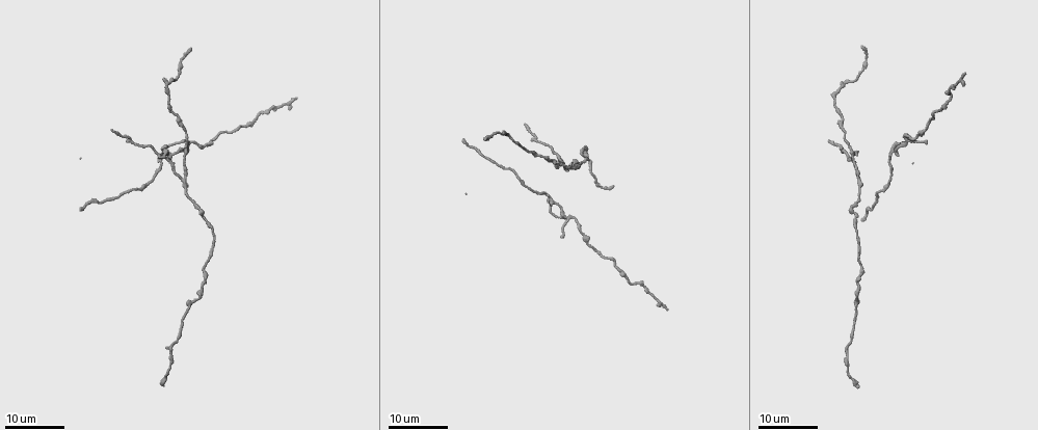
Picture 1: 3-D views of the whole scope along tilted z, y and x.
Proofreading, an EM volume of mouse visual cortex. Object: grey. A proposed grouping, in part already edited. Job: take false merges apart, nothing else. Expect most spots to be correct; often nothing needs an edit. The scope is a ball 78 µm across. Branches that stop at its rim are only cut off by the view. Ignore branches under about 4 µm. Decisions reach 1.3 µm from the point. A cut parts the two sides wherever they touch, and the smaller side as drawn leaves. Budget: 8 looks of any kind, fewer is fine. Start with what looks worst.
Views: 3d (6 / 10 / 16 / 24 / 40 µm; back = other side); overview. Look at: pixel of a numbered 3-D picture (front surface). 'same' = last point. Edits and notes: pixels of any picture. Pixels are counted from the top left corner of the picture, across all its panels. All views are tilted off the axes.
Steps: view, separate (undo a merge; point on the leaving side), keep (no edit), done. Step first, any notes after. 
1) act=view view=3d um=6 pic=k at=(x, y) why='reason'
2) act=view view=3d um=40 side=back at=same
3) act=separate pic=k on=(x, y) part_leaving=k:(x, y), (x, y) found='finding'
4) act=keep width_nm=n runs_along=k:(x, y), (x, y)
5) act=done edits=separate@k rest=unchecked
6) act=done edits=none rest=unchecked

act=view view=3d um=16 pic=1 at=(202, 213) why='thick turns thin'

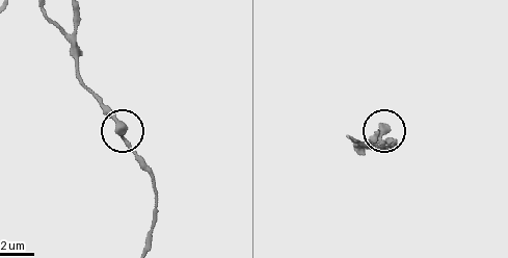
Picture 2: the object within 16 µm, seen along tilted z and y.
act=view view=3d um=10 pic=2 at=(382, 128)

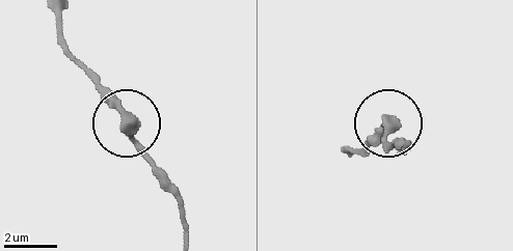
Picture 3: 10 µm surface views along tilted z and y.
act=keep runs_along=3:(55, 11), (65, 51), (158, 167) found='all the same cell'

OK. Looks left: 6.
act=view view=3d um=16 pic=1 at=(178, 174)

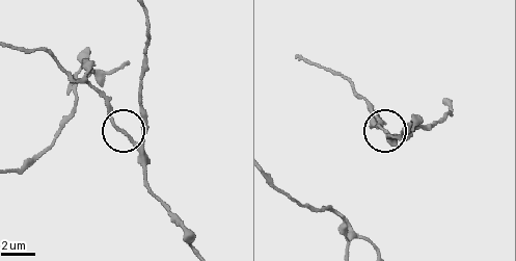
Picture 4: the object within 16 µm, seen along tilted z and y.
act=view view=3d um=6 pic=4 at=(125, 136)

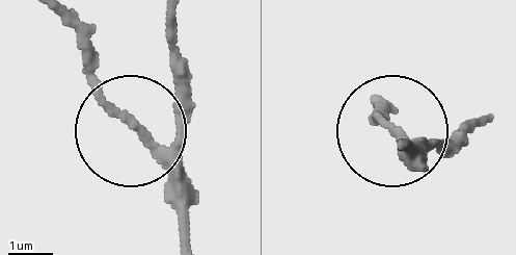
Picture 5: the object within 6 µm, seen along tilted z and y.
act=separate pic=5 on=(112, 104) width_nm=180 found='two cells meet here'

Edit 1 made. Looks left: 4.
act=view view=3d um=16 pic=1 at=(170, 352) why='two arms in line, one across'

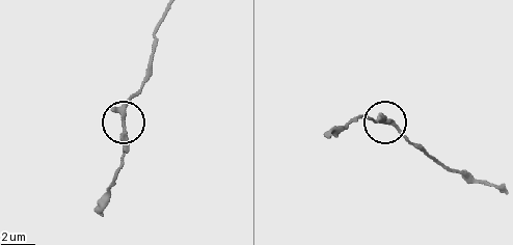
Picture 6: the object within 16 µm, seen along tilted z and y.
act=view view=3d um=10 pic=6 at=(126, 124) why='closer look'

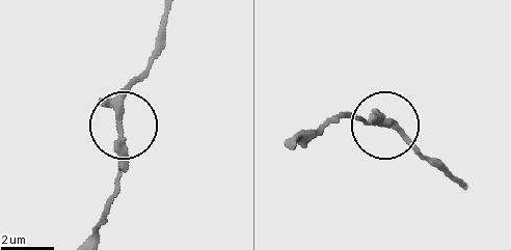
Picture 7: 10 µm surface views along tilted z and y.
act=keep runs_along=7:(166, 18), (158, 50), (119, 101), (119, 191) found='one cell here'

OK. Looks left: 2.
act=view view=3d um=24 pic=1 at=(286, 102) why='two arms in line, one across'

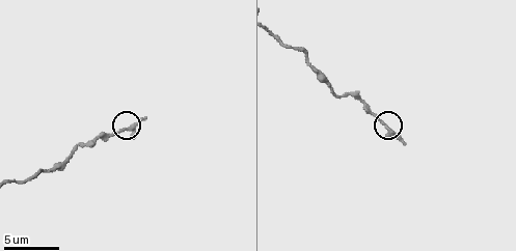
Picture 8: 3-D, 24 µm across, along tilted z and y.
act=view view=3d um=6 pic=8 at=(384, 124)

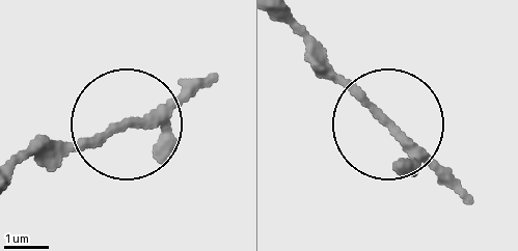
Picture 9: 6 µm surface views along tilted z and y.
act=keep runs_along=9:(274, 17), (463, 185) found='one cell here'

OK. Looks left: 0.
act=done edits=separate@5 rest=unchecked

